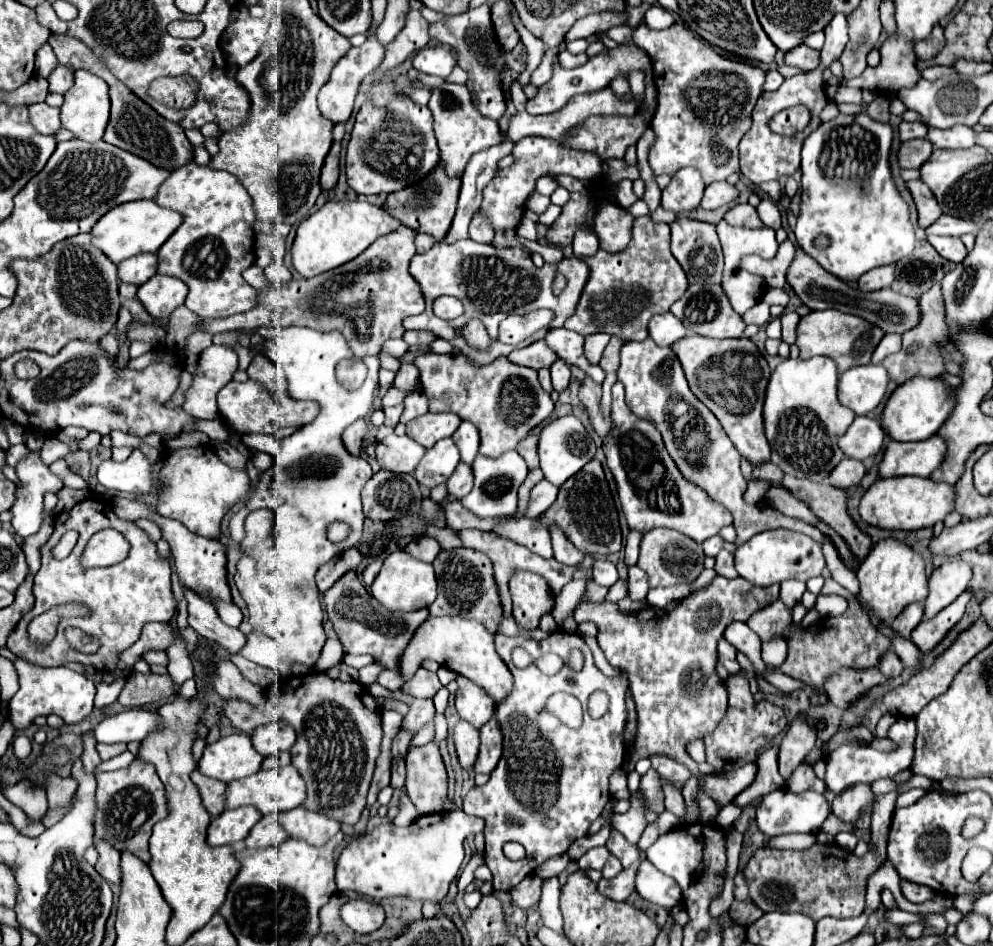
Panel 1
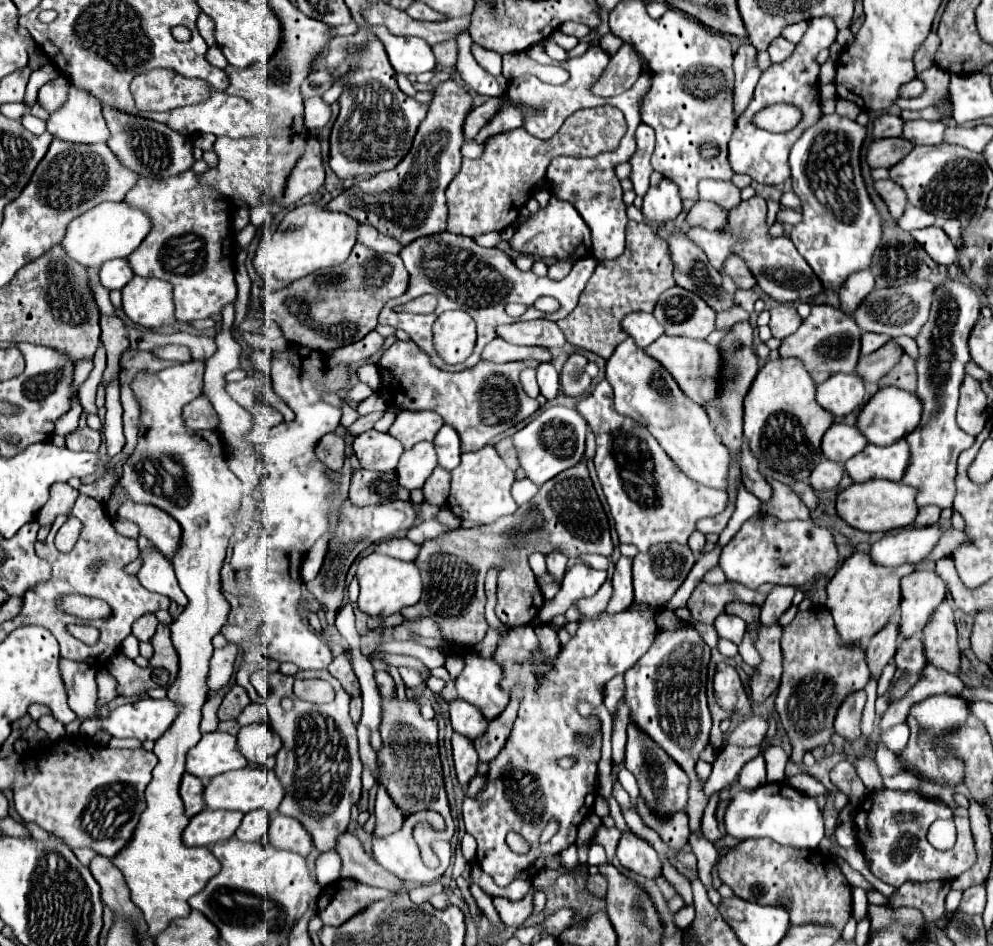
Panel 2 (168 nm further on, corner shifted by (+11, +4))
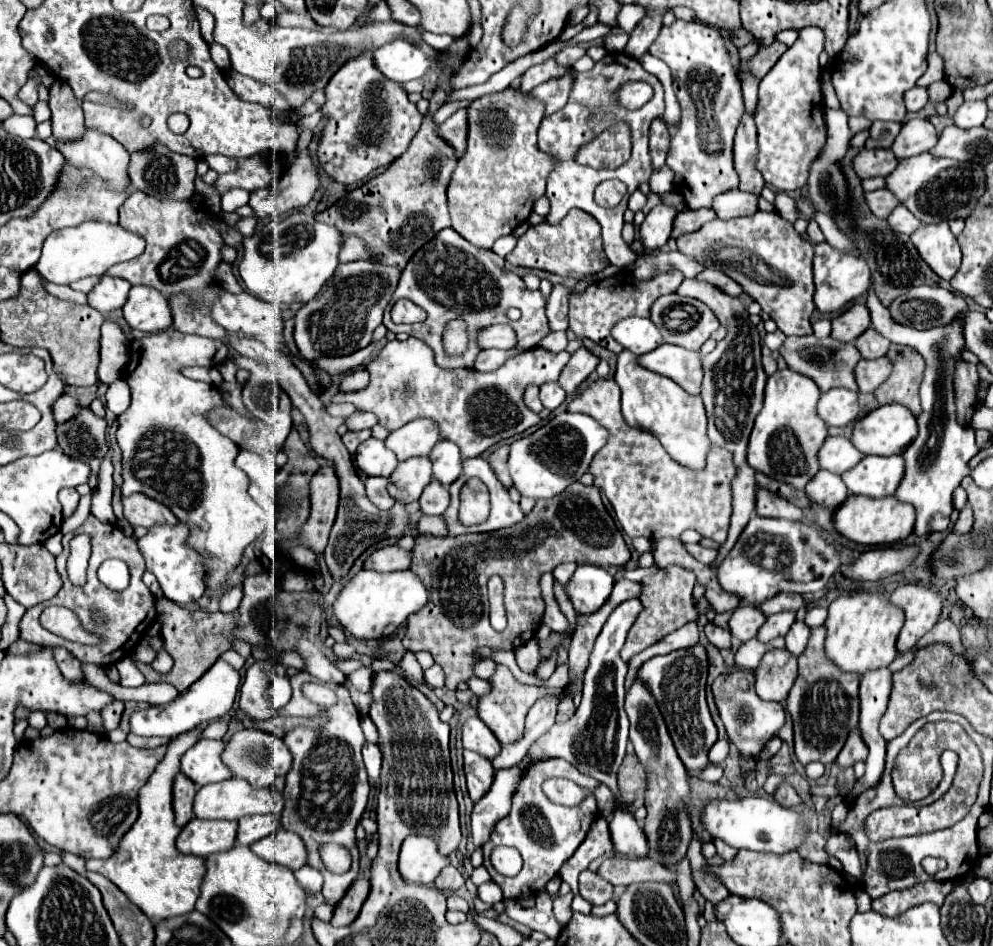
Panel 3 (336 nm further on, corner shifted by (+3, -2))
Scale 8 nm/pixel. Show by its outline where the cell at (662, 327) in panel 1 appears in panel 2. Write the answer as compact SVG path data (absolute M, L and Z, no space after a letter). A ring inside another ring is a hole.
M629 313L627 317L623 317L621 327L641 349L645 349L647 345L651 345L655 339L663 335L661 325L651 313Z

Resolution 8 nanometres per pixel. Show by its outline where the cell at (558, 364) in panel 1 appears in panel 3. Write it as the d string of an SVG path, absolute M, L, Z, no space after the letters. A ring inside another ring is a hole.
M553 381L553 383L545 383L545 385L541 385L541 401L543 401L543 405L547 407L547 409L557 409L563 401L565 401L565 391L563 391L563 387L557 383L557 381Z

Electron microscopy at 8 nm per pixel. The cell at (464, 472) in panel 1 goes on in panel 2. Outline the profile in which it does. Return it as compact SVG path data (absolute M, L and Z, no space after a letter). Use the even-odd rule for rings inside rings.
M437 467L431 477L425 481L423 485L423 497L425 497L425 503L429 505L437 505L437 507L443 507L447 497L449 497L449 477L451 473Z

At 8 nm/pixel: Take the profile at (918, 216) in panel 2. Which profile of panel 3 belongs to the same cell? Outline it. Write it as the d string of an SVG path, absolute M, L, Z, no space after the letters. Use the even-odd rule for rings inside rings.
M897 207L889 217L887 217L889 225L899 231L899 233L905 233L905 235L913 235L913 231L917 231L917 227L921 227L923 223L913 217L913 213L909 213L905 207Z

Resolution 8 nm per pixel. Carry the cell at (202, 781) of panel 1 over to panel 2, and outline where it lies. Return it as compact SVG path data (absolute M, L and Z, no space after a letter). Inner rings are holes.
M191 773L183 775L181 787L179 787L179 795L183 799L187 817L193 817L193 815L197 815L199 811L205 809L205 803L201 801L201 787L203 787L203 783L197 777L193 777Z

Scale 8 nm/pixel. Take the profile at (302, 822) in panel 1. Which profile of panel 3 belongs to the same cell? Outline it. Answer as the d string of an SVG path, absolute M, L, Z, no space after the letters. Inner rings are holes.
M285 829L275 831L275 845L277 845L277 853L273 855L275 863L281 863L289 869L301 869L303 865L307 865L305 843L301 843L297 833Z

